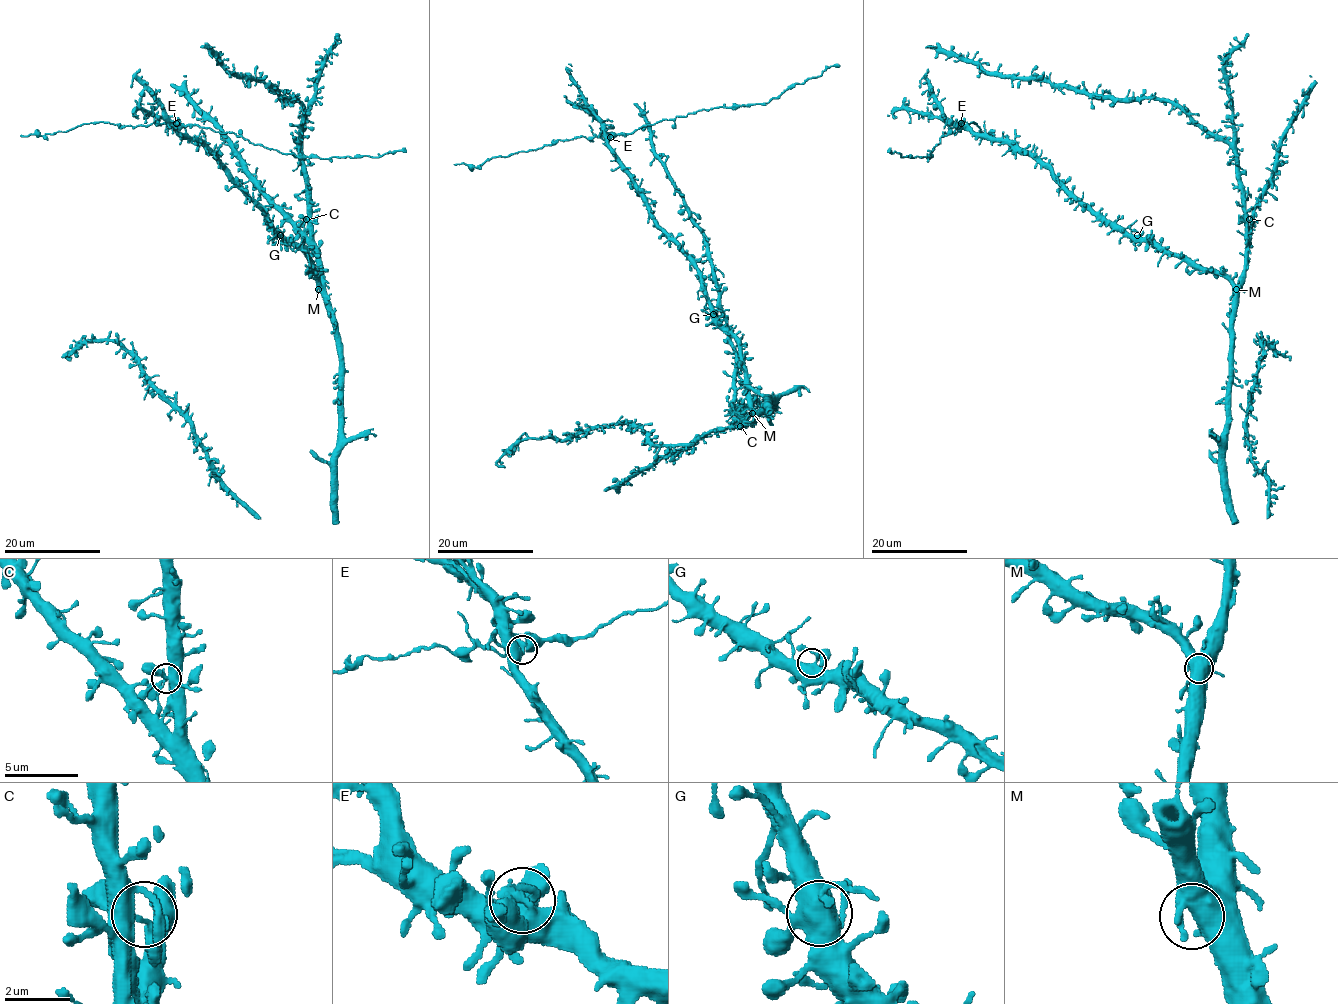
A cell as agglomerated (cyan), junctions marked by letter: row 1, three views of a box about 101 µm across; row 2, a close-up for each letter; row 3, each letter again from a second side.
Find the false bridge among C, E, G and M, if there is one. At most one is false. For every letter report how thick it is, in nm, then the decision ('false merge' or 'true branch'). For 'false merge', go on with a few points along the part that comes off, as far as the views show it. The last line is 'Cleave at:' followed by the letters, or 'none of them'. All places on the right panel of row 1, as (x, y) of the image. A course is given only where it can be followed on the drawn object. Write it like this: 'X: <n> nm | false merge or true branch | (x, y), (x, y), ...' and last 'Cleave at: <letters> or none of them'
C: 280 nm | true branch
E: 320 nm | false merge | (961, 123), (943, 132), (939, 143), (927, 158), (901, 157), (889, 150), (891, 148)
G: 480 nm | true branch
M: 480 nm | true branch
Cleave at: E

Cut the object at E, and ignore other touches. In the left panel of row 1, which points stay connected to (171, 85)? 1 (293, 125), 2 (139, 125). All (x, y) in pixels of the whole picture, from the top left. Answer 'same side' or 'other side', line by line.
1: same side
2: other side

